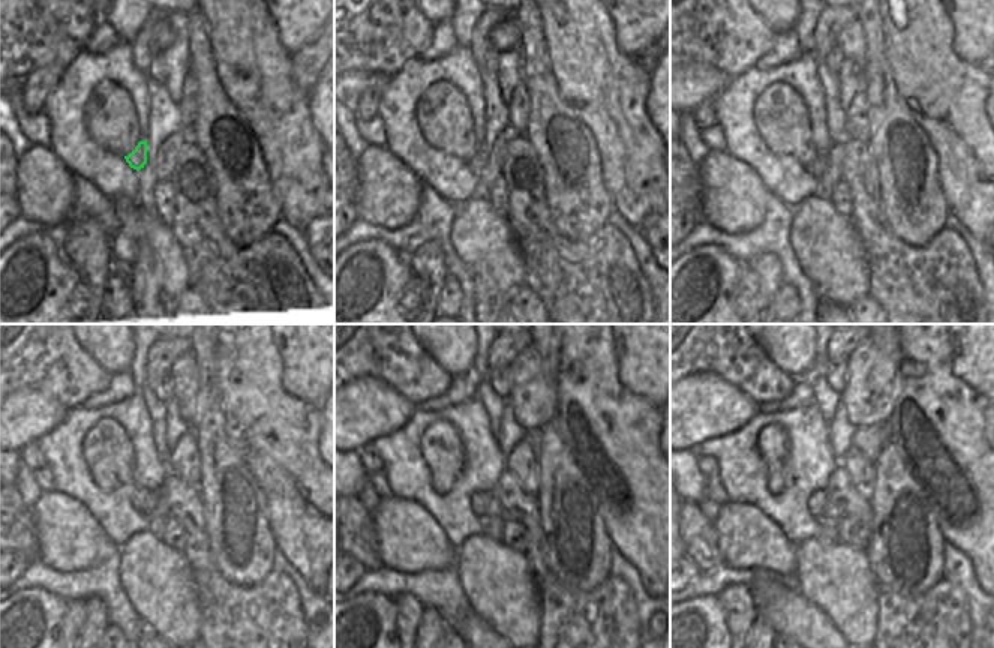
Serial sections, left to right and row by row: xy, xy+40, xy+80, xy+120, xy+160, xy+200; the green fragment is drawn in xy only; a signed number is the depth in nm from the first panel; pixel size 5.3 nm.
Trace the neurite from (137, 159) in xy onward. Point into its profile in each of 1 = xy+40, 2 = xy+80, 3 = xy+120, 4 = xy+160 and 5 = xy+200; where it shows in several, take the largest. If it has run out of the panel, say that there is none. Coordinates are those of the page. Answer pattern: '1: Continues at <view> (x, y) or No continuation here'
1: Continues at xy+40 (480, 159)
2: Continues at xy+80 (819, 165)
3: Continues at xy+120 (150, 504)
4: Continues at xy+160 (494, 510)
5: Continues at xy+200 (831, 516).

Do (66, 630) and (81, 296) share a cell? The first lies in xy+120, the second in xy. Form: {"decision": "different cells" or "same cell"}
{"decision": "same cell"}

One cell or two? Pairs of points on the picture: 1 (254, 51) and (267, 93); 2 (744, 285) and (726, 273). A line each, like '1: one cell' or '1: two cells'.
1: one cell
2: two cells

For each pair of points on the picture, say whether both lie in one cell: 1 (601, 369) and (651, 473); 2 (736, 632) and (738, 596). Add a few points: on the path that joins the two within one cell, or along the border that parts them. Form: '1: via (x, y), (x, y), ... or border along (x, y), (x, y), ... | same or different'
1: via (601, 395), (625, 447) | same
2: via (738, 623), (738, 605) | same

